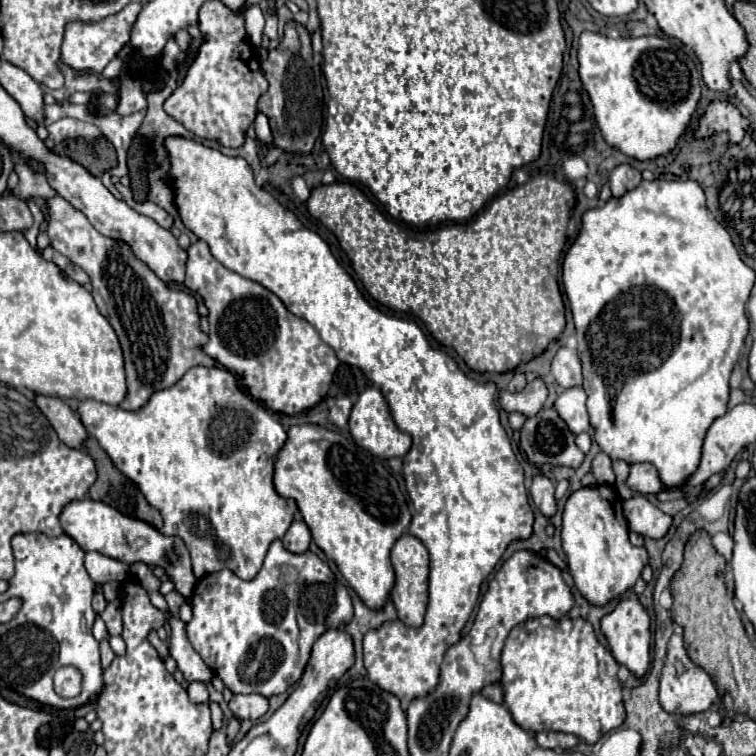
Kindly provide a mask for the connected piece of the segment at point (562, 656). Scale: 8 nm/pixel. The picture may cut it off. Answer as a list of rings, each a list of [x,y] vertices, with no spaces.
[[[537,617],[537,619],[527,619],[523,623],[519,623],[517,627],[511,629],[507,641],[505,641],[505,653],[501,655],[501,667],[503,667],[503,691],[505,691],[505,705],[509,707],[515,723],[527,731],[533,731],[533,733],[541,733],[541,731],[563,731],[563,733],[573,733],[581,739],[585,739],[587,743],[597,743],[605,733],[609,733],[611,729],[617,729],[623,721],[625,721],[625,709],[623,709],[623,687],[617,679],[617,669],[619,669],[619,663],[615,661],[615,657],[611,655],[609,649],[605,649],[595,633],[593,633],[593,627],[589,621],[585,619],[571,619],[571,617],[563,617],[563,619],[553,619],[553,617]]]

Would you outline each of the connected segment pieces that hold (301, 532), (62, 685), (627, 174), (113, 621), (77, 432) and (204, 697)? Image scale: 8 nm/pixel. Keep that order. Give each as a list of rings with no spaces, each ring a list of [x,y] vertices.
[[[293,521],[287,535],[281,539],[285,549],[291,553],[305,553],[311,543],[311,533],[303,521]]]
[[[61,667],[55,673],[55,691],[61,697],[75,697],[81,691],[82,675],[75,667]]]
[[[617,165],[609,175],[609,185],[615,197],[635,189],[641,183],[641,173],[629,165]]]
[[[111,601],[111,603],[107,603],[107,609],[101,613],[101,619],[105,621],[109,635],[119,635],[119,633],[121,633],[121,627],[123,627],[121,603],[119,603],[119,601]]]
[[[37,393],[35,395],[35,405],[43,411],[43,415],[49,419],[53,429],[57,431],[59,439],[67,443],[69,447],[83,447],[83,441],[87,439],[87,431],[77,417],[77,413],[59,397],[47,397]]]
[[[191,681],[189,687],[187,687],[187,691],[189,691],[189,697],[191,697],[193,703],[207,703],[209,701],[207,687],[201,681]]]

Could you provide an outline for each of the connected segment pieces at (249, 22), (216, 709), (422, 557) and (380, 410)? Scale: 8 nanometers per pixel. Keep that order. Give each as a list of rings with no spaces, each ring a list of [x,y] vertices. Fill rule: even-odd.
[[[259,5],[251,7],[245,13],[245,27],[247,27],[247,35],[253,41],[253,45],[259,47],[261,45],[261,39],[263,39],[263,27],[265,27],[265,17],[263,17]]]
[[[209,701],[211,707],[211,723],[213,723],[213,731],[219,731],[223,727],[223,711],[215,701]]]
[[[403,533],[393,549],[391,549],[391,563],[395,569],[395,585],[391,591],[391,601],[395,603],[399,619],[409,627],[419,627],[425,617],[427,609],[427,589],[429,589],[429,553],[419,539],[409,533]]]
[[[367,387],[357,403],[353,405],[353,411],[351,411],[351,417],[349,417],[349,429],[351,429],[351,437],[355,439],[357,445],[365,447],[369,453],[373,453],[375,457],[379,459],[391,459],[391,457],[405,457],[411,449],[411,435],[403,433],[391,413],[389,413],[389,407],[387,407],[387,401],[383,397],[383,393],[377,389],[377,387]]]

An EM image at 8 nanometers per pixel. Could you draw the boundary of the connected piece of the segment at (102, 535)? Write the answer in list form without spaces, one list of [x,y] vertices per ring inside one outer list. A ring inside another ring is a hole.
[[[87,497],[81,501],[71,501],[63,509],[61,527],[71,539],[75,539],[79,543],[79,547],[83,551],[97,551],[101,555],[113,557],[123,563],[143,561],[149,567],[161,567],[165,571],[165,575],[173,581],[177,593],[181,593],[183,597],[193,595],[197,579],[193,575],[189,549],[181,537],[177,537],[177,535],[167,537],[151,523],[127,517],[127,515],[119,513],[115,507],[101,503],[101,501],[91,501]]]

